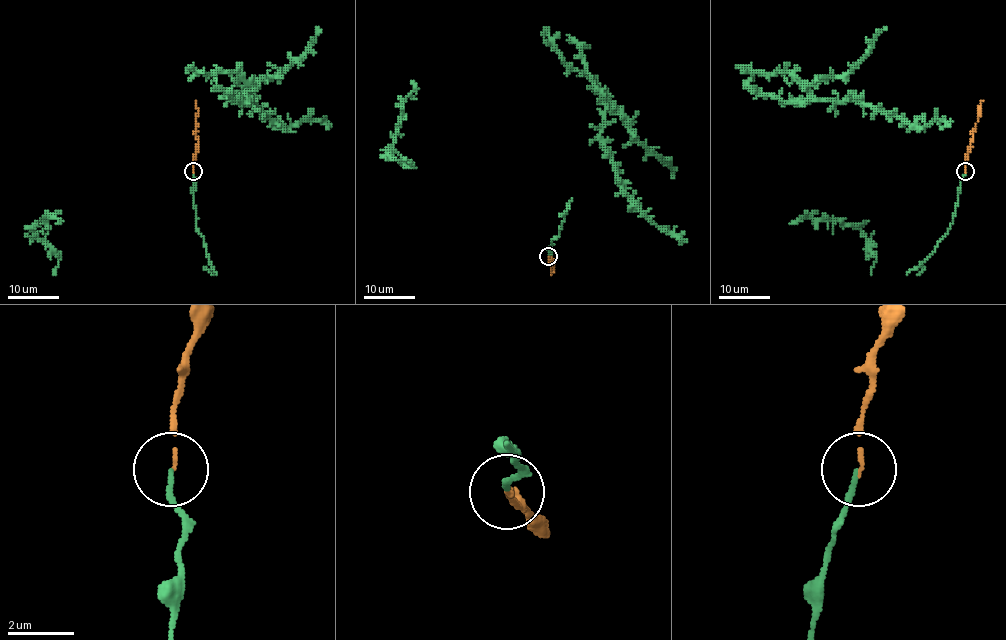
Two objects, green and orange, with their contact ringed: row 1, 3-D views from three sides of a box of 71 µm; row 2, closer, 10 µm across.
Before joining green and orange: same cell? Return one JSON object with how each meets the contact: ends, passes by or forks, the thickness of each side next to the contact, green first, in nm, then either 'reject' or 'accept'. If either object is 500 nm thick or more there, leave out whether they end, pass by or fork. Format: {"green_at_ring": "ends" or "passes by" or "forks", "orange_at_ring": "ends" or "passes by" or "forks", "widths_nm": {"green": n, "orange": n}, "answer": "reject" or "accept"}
{"green_at_ring": "ends", "orange_at_ring": "ends", "widths_nm": {"green": 150, "orange": 100}, "answer": "accept"}

